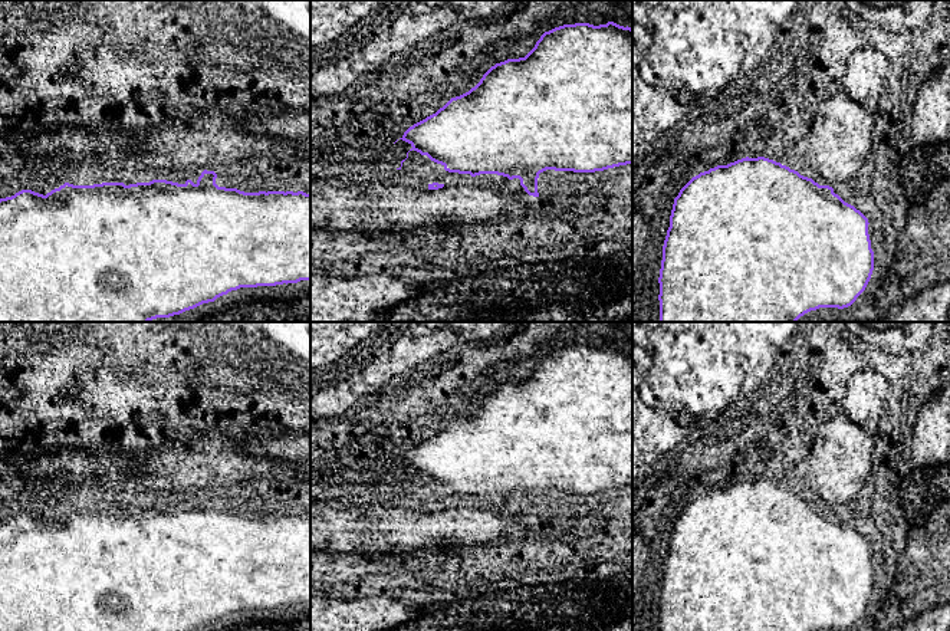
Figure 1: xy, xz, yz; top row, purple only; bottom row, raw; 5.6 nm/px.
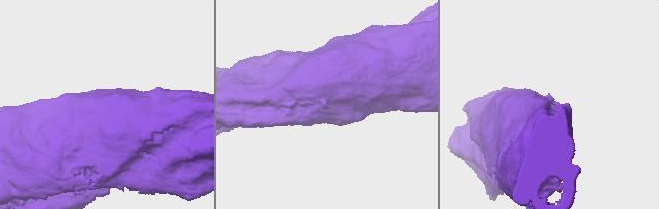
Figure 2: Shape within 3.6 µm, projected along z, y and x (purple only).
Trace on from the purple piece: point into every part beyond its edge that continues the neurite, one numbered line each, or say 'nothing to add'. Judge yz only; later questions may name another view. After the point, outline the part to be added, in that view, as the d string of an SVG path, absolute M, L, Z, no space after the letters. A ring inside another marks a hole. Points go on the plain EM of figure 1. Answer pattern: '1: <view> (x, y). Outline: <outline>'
nothing to add

